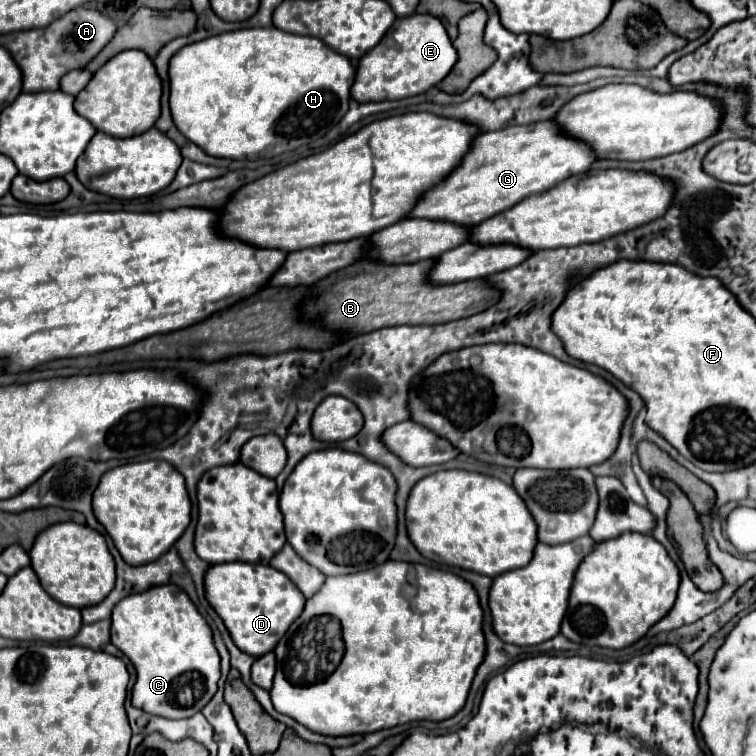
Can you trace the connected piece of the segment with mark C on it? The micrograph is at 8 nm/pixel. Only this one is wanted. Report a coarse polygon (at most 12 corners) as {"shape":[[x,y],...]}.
{"shape":[[180,587],[118,601],[110,641],[138,673],[132,707],[188,719],[220,655]]}

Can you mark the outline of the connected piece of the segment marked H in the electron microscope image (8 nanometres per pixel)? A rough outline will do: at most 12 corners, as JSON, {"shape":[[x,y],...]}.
{"shape":[[238,29],[168,65],[202,151],[270,159],[348,111],[352,63]]}

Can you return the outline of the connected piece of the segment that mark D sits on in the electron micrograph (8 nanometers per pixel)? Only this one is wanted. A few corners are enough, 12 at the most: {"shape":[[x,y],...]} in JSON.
{"shape":[[210,565],[208,603],[236,647],[262,657],[306,601],[282,571]]}

